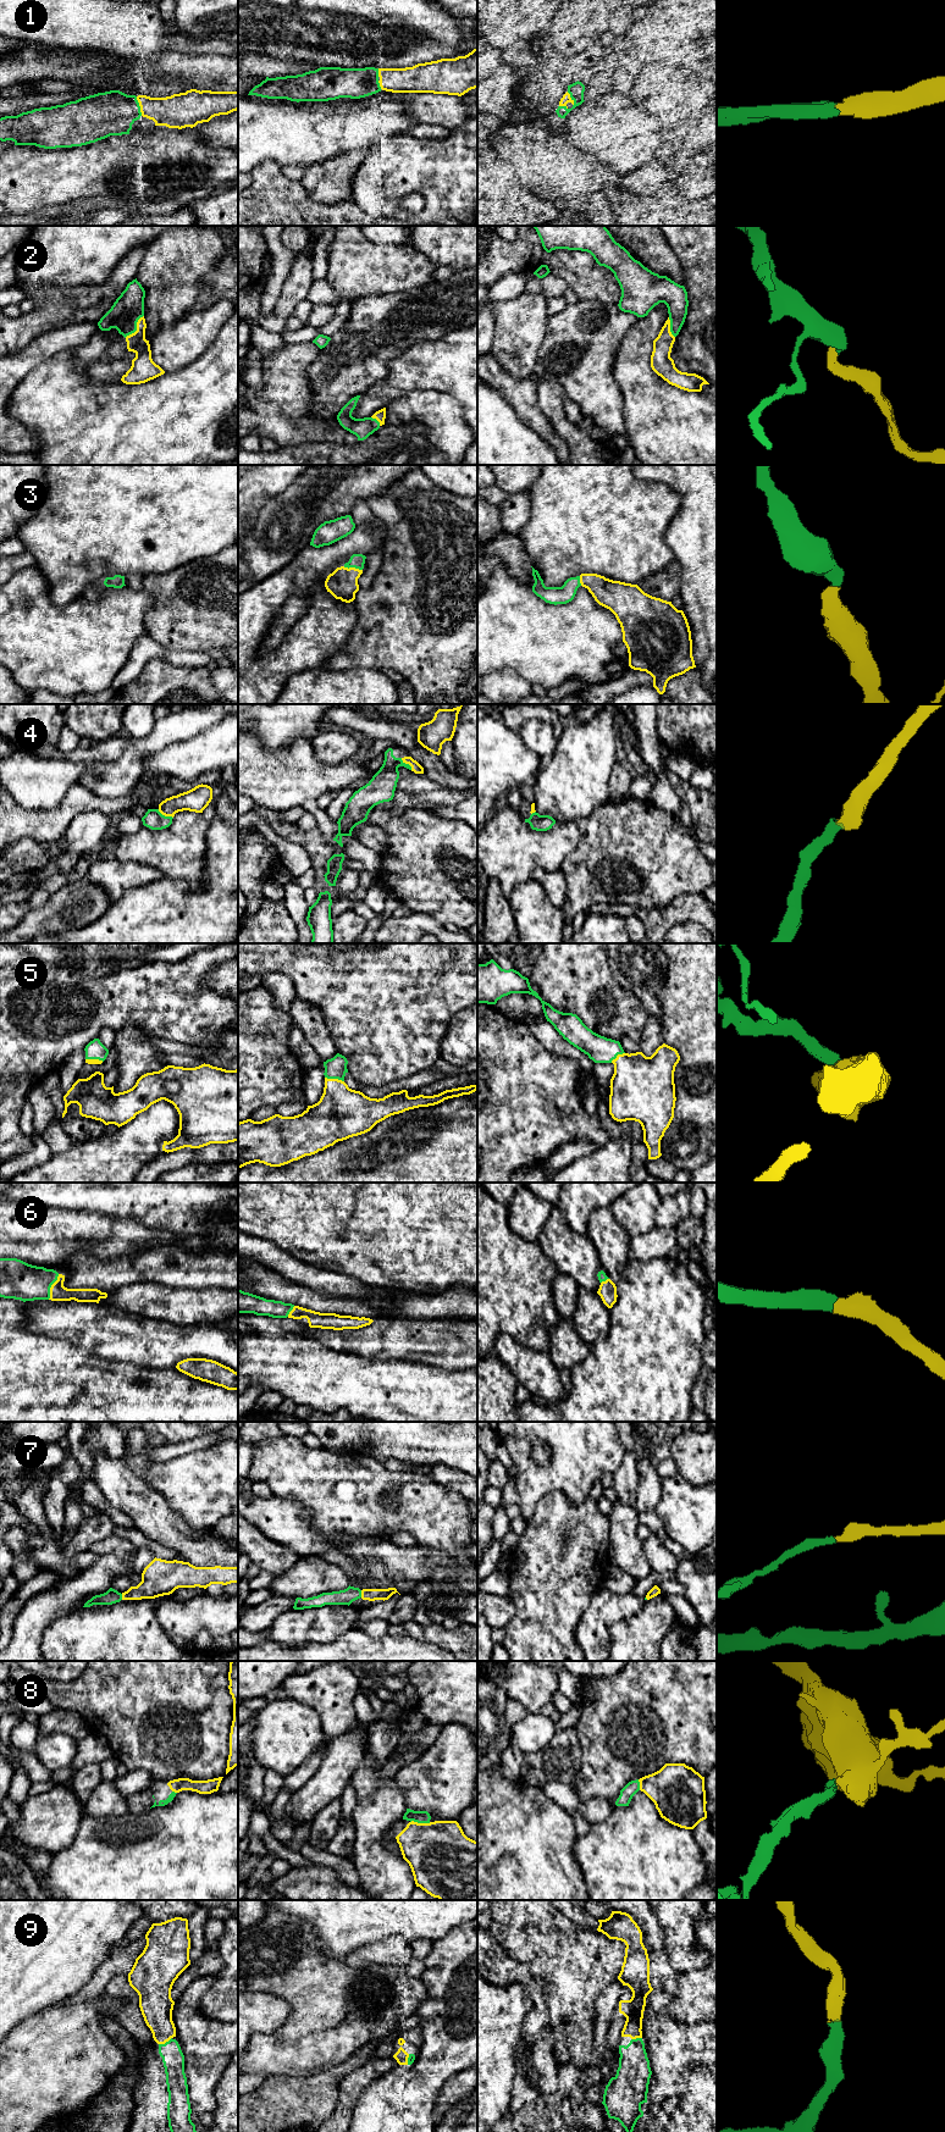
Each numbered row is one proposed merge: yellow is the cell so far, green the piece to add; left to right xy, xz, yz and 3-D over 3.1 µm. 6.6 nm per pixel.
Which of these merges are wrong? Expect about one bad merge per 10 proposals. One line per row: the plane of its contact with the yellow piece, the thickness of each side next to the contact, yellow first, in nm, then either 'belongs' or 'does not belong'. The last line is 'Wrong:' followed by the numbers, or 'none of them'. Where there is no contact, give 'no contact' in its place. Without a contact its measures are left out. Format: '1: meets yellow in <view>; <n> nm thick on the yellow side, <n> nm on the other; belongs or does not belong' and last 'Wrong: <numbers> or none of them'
1: meets yellow in xy; 220 nm thick on the yellow side, 300 nm on the other; belongs
2: meets yellow in xy; 140 nm thick on the yellow side, 200 nm on the other; belongs
3: meets yellow in xz; 200 nm thick on the yellow side, 100 nm on the other; belongs
4: meets yellow in xy; 160 nm thick on the yellow side, 130 nm on the other; belongs
5: meets yellow in xz; 340 nm thick on the yellow side, 140 nm on the other; belongs
6: meets yellow in xy; 110 nm thick on the yellow side, 260 nm on the other; belongs
7: meets yellow in xz; 80 nm thick on the yellow side, 100 nm on the other; belongs
8: meets yellow in xz; 420 nm thick on the yellow side, 80 nm on the other; belongs
9: meets yellow in xy; 220 nm thick on the yellow side, 140 nm on the other; belongs
Wrong: none of them

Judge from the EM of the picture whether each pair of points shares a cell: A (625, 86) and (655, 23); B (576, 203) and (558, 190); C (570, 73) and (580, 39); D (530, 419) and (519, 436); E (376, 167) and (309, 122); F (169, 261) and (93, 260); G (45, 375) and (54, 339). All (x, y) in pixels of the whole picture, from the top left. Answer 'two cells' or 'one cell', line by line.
A: two cells
B: two cells
C: two cells
D: two cells
E: two cells
F: two cells
G: two cells

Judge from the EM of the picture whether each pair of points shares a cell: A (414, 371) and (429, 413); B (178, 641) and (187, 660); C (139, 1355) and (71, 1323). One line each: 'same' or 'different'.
A: different
B: different
C: same

